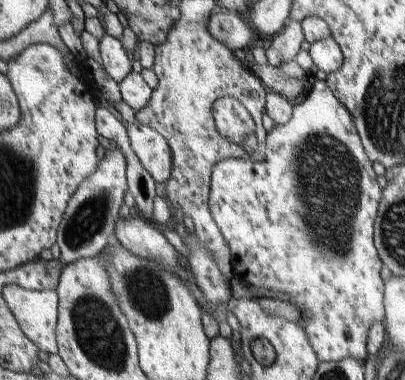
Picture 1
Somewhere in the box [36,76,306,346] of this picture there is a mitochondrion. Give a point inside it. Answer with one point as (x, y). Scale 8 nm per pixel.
(145, 290)

